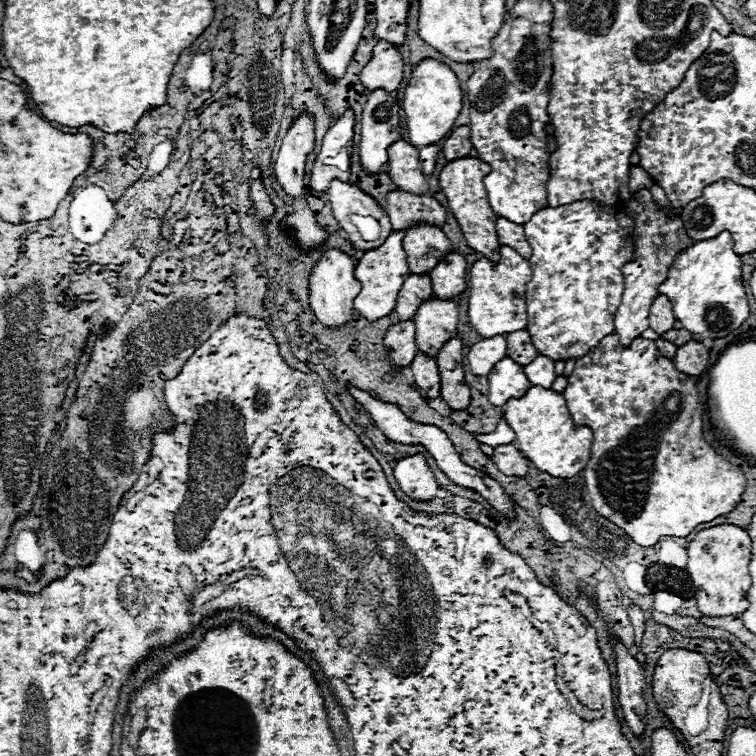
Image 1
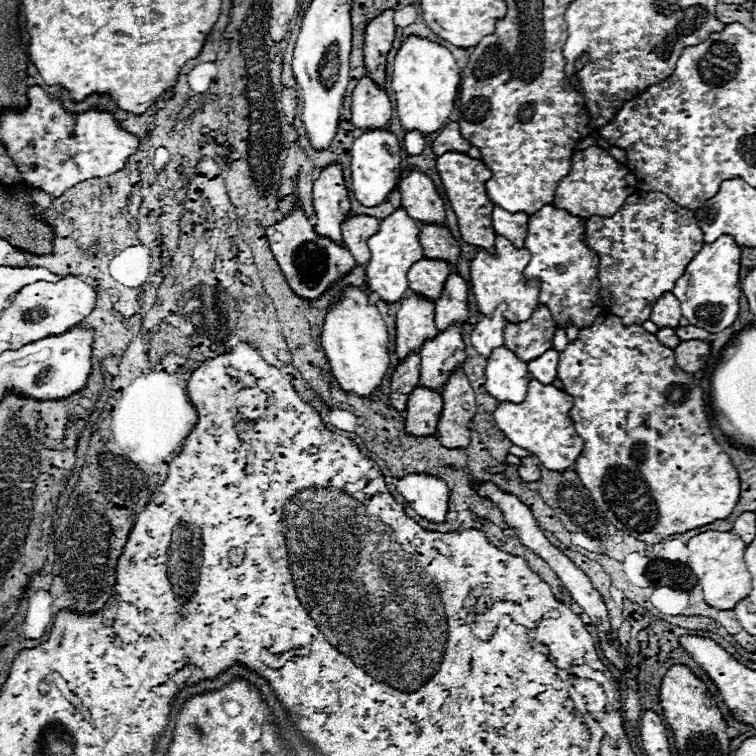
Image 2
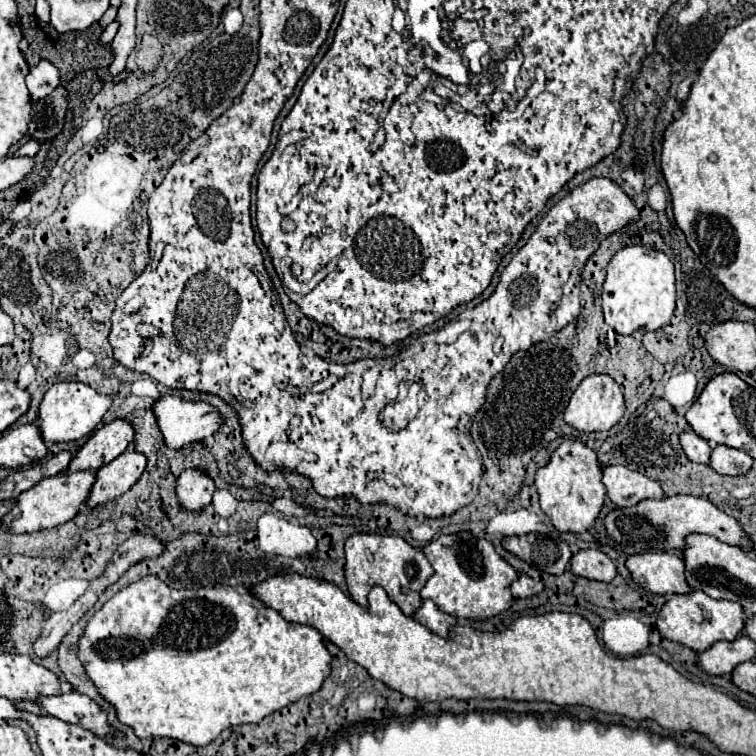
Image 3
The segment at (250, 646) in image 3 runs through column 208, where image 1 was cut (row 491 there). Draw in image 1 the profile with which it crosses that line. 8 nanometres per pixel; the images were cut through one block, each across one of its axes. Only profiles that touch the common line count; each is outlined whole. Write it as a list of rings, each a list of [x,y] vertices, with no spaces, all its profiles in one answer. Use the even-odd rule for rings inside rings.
[[[612,332],[608,334],[604,340],[600,340],[600,344],[596,348],[590,348],[586,352],[586,356],[582,356],[578,362],[576,362],[576,368],[574,372],[568,376],[568,386],[564,390],[564,398],[566,398],[566,406],[568,406],[568,412],[572,416],[572,420],[578,424],[578,426],[590,426],[592,432],[594,432],[594,442],[592,442],[592,450],[590,450],[590,460],[582,472],[584,480],[586,480],[586,488],[588,488],[588,494],[592,498],[592,504],[594,504],[594,510],[608,518],[610,522],[614,522],[616,526],[620,526],[636,544],[640,546],[654,546],[662,536],[678,536],[678,538],[684,538],[688,534],[692,534],[692,530],[698,526],[698,524],[704,524],[704,522],[710,522],[722,514],[728,514],[738,502],[740,502],[740,496],[746,488],[746,480],[744,480],[744,474],[738,466],[732,466],[728,460],[724,460],[720,454],[714,452],[714,448],[702,438],[702,406],[700,406],[700,396],[698,396],[698,390],[696,390],[696,380],[688,374],[682,374],[674,368],[674,362],[664,358],[658,348],[654,346],[652,340],[644,340],[644,338],[636,338],[632,342],[632,346],[624,348],[620,342],[618,342],[618,336]]]

